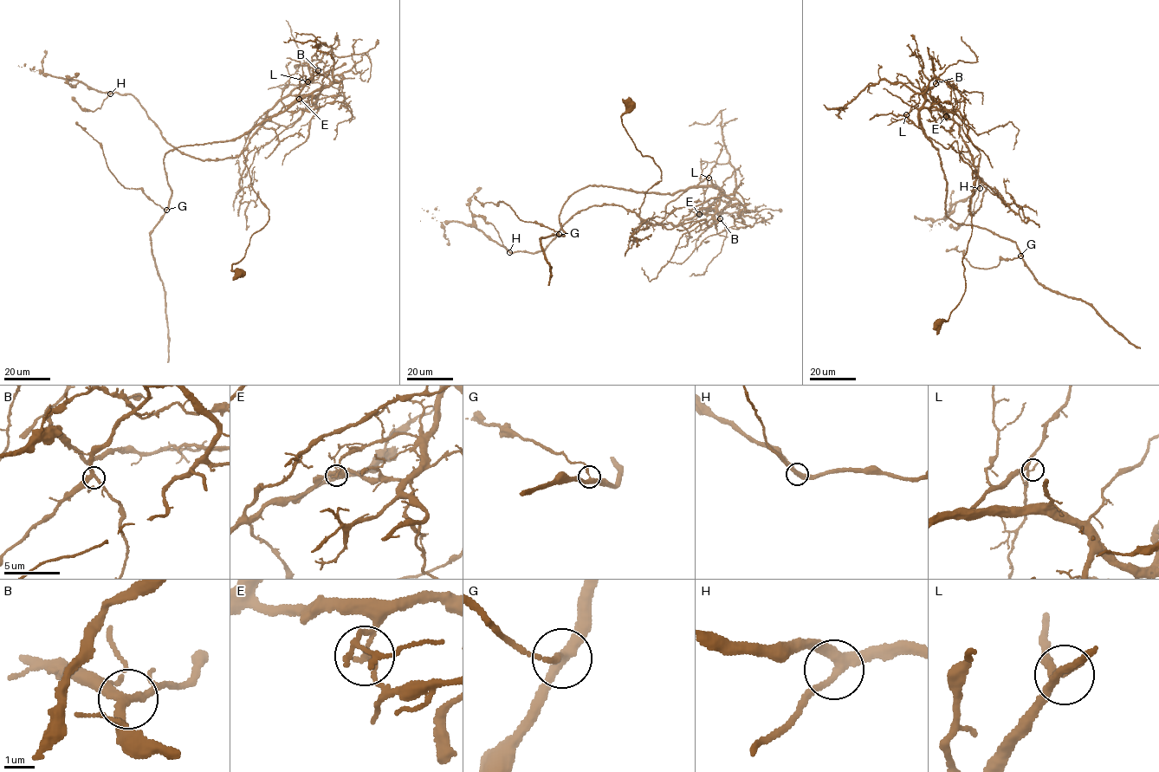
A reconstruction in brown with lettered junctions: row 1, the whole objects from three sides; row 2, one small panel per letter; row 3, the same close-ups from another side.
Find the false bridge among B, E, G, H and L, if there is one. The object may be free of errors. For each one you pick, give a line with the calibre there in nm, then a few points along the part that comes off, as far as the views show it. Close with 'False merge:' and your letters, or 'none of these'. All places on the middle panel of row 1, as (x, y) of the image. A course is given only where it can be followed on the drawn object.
E: calibre 110 nm; course (699, 214), (718, 204), (718, 189), (660, 194), (586, 185), (563, 206), (564, 236), (540, 238), (547, 284)
False merge: E

